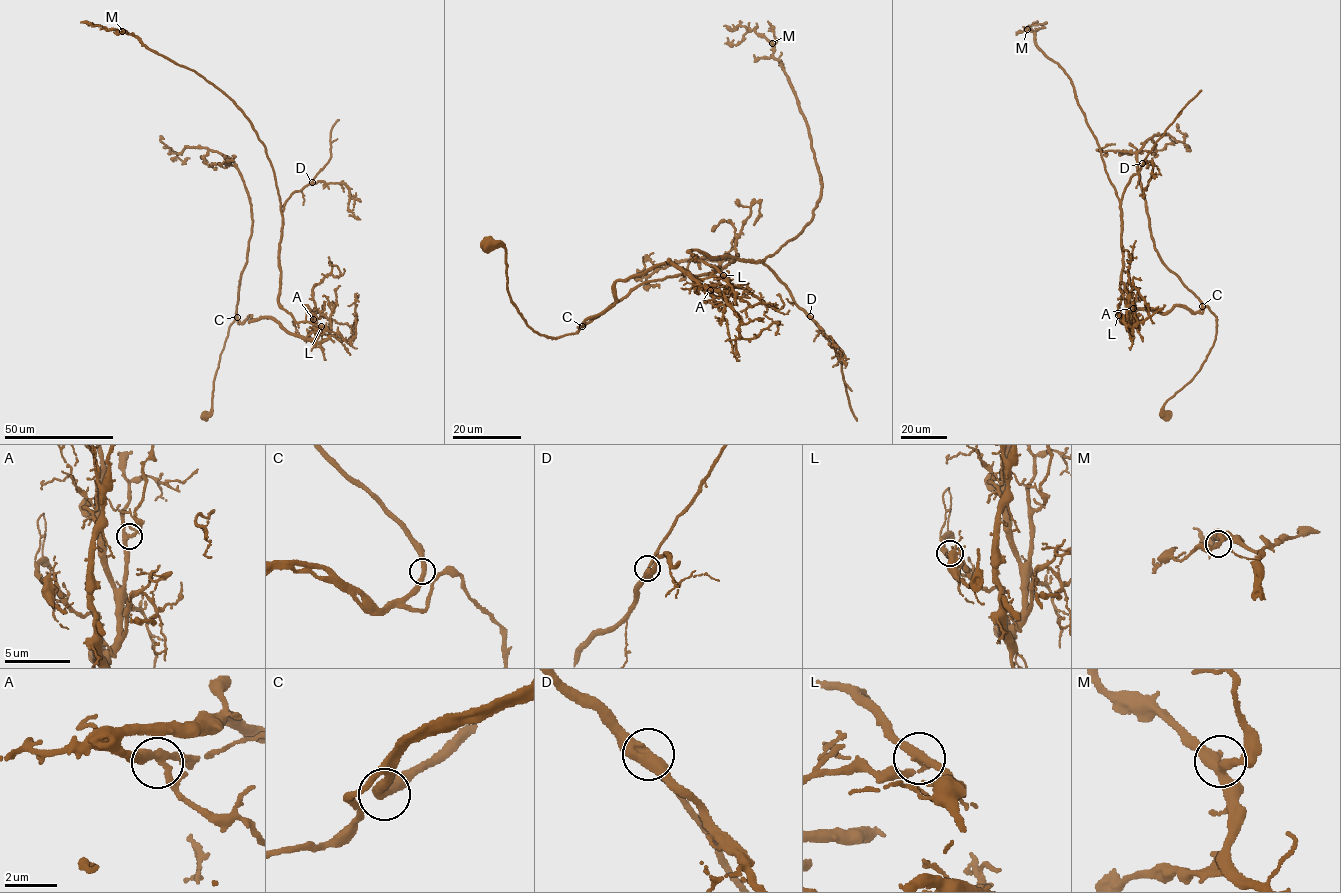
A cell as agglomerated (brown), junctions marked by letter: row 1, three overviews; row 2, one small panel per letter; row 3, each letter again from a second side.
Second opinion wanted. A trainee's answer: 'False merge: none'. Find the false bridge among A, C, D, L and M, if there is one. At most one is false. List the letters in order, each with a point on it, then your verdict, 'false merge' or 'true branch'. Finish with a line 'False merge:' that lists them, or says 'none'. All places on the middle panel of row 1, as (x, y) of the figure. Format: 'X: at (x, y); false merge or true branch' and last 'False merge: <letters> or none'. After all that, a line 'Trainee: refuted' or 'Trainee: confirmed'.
A: at (710, 290); true branch
C: at (582, 326); true branch
D: at (810, 316); true branch
L: at (723, 275); false merge
M: at (772, 43); true branch
False merge: L
Trainee: refuted

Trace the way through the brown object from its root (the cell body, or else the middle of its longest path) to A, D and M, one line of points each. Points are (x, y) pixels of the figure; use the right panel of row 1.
A: (1166, 415), (1164, 404), (1206, 359), (1216, 317), (1207, 307), (1137, 309), (1128, 328), (1133, 308)
D: (1166, 415), (1216, 320), (1207, 307), (1137, 309), (1127, 328), (1118, 315), (1121, 201), (1142, 163)
M: (1166, 415), (1216, 317), (1137, 309), (1127, 328), (1118, 315), (1120, 200), (1070, 79), (1027, 29)

